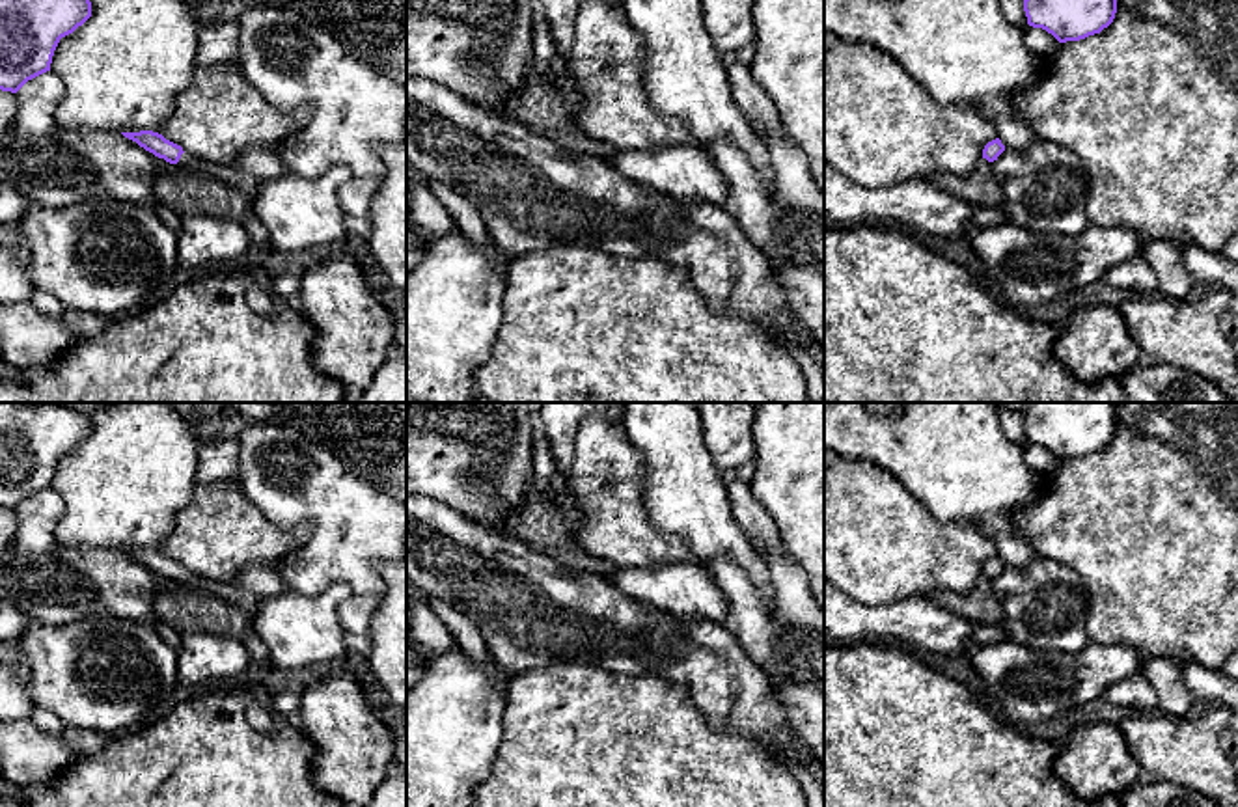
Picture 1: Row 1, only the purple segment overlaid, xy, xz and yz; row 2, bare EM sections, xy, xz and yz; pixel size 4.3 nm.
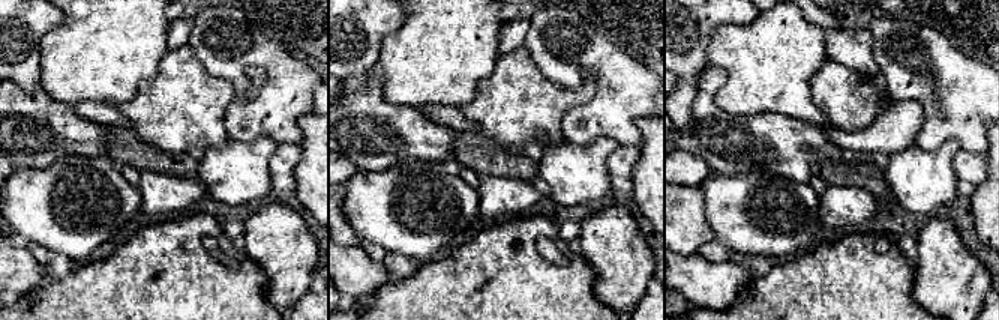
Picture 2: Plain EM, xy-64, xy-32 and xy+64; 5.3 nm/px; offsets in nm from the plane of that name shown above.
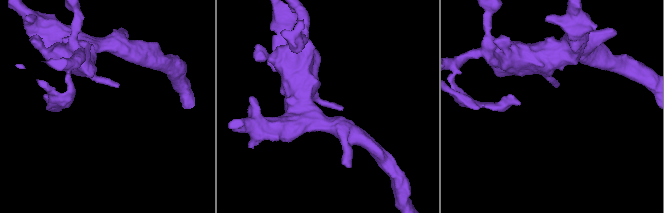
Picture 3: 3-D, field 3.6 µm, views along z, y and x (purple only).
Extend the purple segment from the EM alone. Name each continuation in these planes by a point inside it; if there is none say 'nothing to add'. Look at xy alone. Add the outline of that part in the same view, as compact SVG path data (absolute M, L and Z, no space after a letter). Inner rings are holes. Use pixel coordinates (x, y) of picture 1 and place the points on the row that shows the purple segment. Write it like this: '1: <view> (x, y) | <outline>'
1: xy (260, 164) | M291 132L291 134L293 134L293 132ZM289 134L289 136L291 136L291 134ZM287 136L287 138L289 138L289 136ZM285 138L285 140L287 140L287 138ZM282 140L282 142L280 142L276 147L272 147L272 149L252 149L252 151L248 151L246 155L242 155L235 164L227 164L227 166L209 166L209 164L199 162L198 158L194 158L194 157L188 155L188 153L183 153L177 164L186 166L186 168L194 168L194 170L198 170L198 171L201 171L201 173L205 173L205 175L211 175L211 177L214 177L214 179L220 179L220 181L226 181L226 183L233 183L233 185L237 185L237 181L239 181L242 175L246 175L246 177L254 179L257 185L261 185L261 183L265 183L265 181L268 181L268 179L280 177L280 175L283 175L283 173L289 171L289 168L287 168L287 164L285 164L285 160L283 160L283 155L282 155L282 144L283 144L285 140Z

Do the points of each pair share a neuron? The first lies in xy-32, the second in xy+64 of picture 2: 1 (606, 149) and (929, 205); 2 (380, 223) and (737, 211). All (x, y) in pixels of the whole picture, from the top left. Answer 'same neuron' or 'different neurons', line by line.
1: same neuron
2: same neuron

